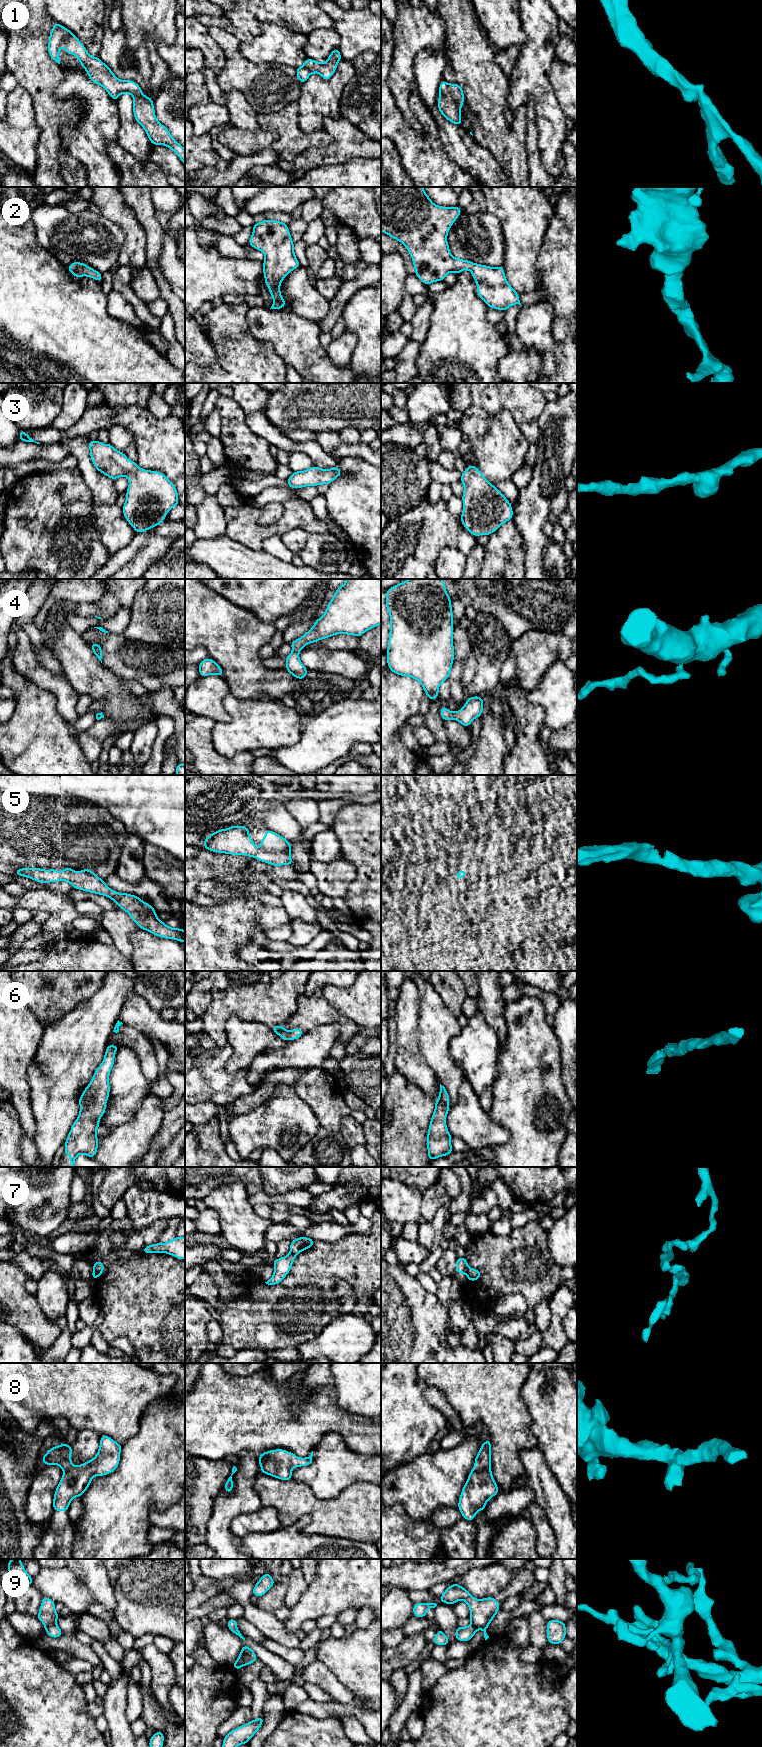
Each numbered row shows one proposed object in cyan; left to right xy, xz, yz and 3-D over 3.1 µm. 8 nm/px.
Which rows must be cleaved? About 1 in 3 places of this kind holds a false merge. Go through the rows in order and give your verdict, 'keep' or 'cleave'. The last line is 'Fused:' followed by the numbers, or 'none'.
1: keep
2: keep
3: keep
4: keep
5: keep
6: keep
7: cleave
8: cleave
9: cleave
Fused: 7, 8, 9

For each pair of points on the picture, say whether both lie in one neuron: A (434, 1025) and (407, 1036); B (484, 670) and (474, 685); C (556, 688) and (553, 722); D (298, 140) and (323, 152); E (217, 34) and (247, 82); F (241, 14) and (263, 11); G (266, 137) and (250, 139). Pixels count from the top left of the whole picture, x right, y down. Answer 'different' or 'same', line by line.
A: different
B: same
C: same
D: different
E: same
F: different
G: same

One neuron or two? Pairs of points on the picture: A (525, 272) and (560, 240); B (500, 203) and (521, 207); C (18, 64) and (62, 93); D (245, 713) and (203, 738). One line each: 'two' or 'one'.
A: two
B: one
C: two
D: two

